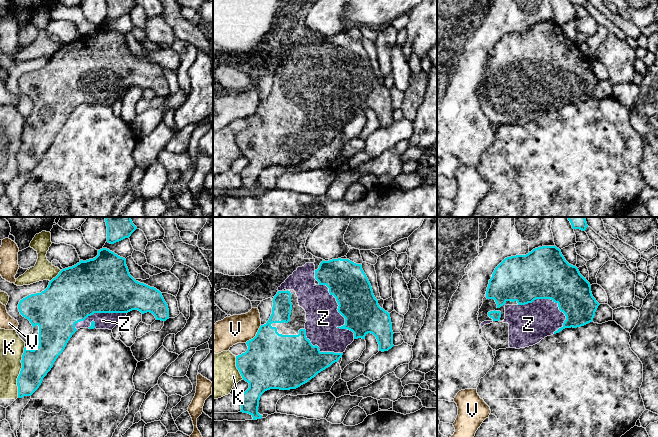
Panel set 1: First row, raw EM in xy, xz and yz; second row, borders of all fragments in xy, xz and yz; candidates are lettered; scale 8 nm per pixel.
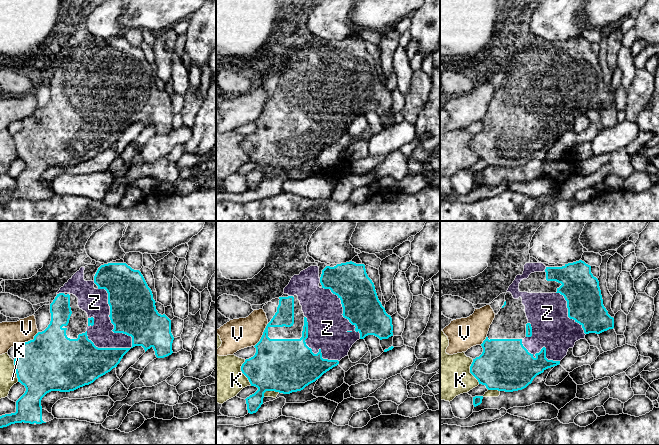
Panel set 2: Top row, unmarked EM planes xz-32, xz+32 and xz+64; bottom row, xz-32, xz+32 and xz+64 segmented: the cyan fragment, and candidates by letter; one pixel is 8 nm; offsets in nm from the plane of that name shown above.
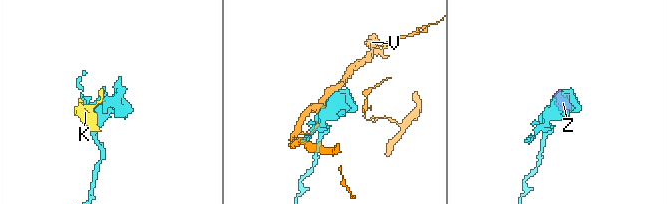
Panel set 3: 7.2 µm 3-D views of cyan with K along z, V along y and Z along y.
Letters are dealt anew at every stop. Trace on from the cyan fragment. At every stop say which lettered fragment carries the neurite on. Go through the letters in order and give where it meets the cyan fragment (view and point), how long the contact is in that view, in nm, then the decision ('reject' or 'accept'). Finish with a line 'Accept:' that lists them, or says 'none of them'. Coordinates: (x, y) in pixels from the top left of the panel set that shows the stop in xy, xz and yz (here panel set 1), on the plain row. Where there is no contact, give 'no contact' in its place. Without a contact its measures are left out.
K: contact xy (20, 148); length 420 nm; reject
V: contact xz (256, 111); length 190 nm; reject
Z: contact xz (338, 87); length 500 nm; accept
Accept: Z

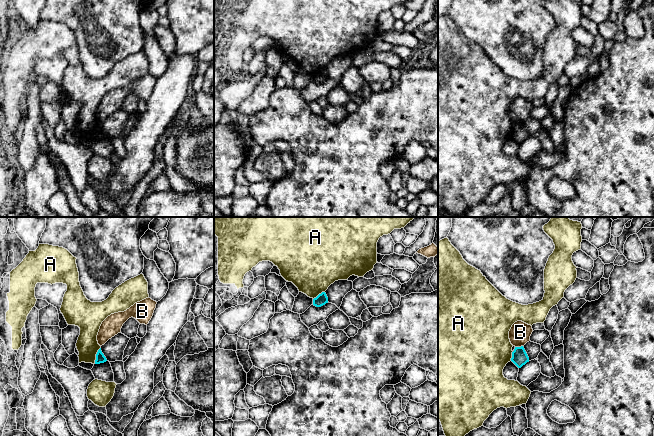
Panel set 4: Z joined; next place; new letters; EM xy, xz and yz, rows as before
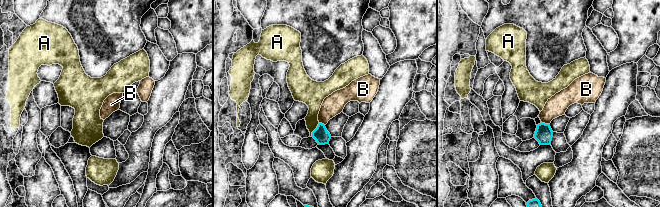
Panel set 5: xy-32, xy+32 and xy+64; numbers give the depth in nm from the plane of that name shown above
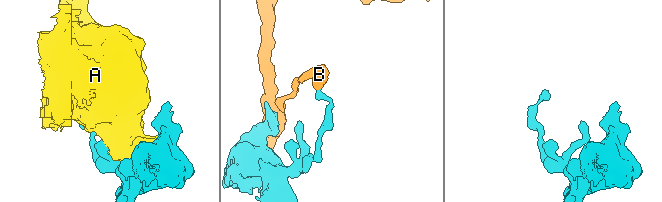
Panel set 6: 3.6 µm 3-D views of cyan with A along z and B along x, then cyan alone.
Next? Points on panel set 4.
A: contact xy (96, 131); length 140 nm; reject
B: contact yz (518, 123); length 70 nm; reject
Accept: none of them

